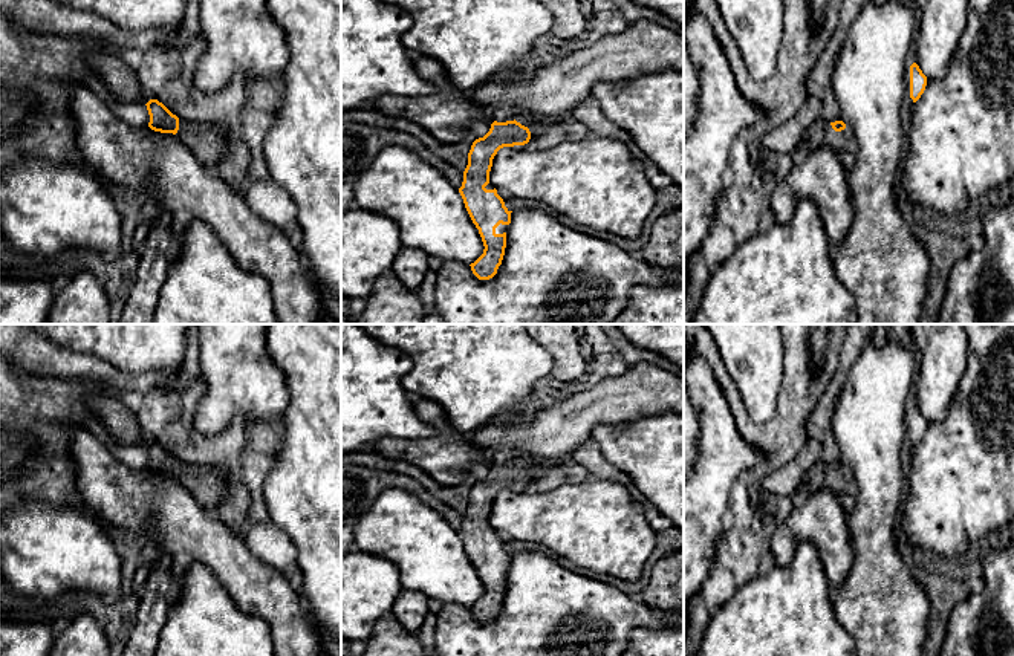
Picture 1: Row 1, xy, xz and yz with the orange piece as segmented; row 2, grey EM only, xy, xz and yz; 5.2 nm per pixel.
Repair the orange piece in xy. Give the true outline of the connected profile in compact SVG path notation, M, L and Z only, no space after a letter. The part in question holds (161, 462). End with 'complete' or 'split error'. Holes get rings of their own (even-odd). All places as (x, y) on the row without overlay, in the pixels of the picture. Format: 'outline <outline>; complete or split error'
outline M150 442L145 448L151 473L176 477L206 512L219 511L226 492L226 476L222 468L179 462L158 442Z; split error

